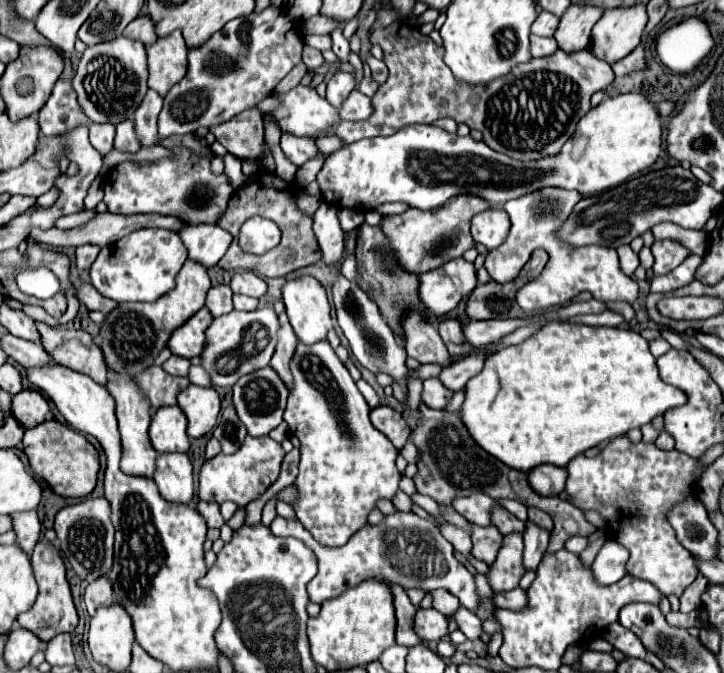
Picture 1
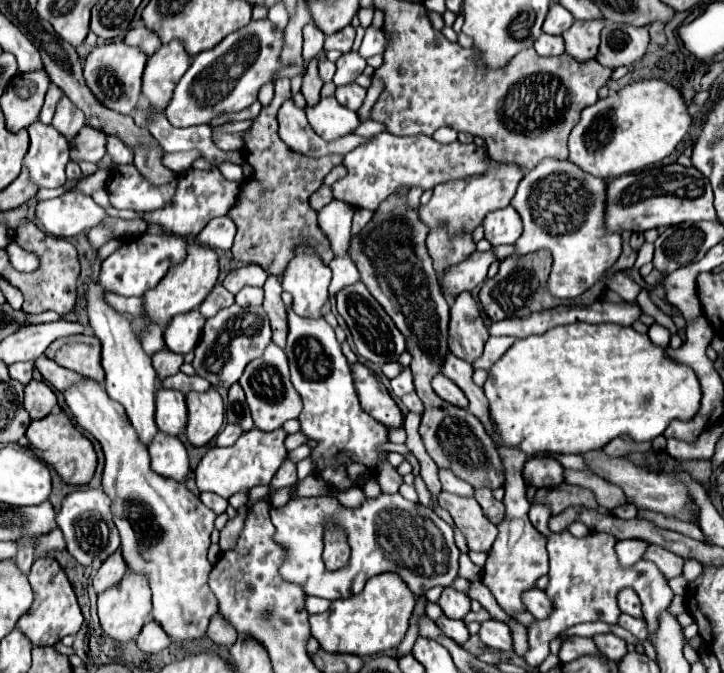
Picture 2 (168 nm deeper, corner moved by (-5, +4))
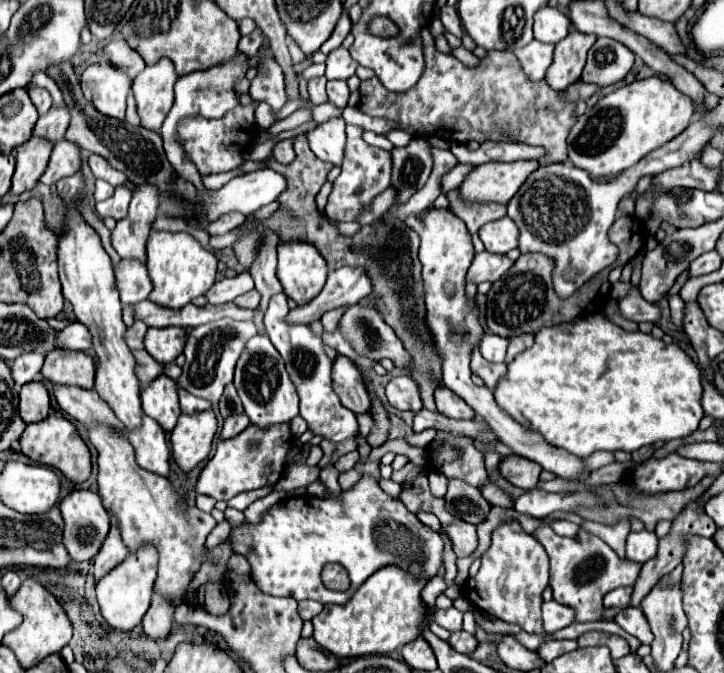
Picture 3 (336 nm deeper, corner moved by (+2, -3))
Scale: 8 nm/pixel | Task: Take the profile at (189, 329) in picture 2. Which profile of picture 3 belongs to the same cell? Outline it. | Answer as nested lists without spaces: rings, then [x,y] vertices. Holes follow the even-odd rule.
[[[149,327],[145,335],[145,349],[163,365],[173,363],[177,355],[183,353],[183,345],[187,341],[185,329],[179,327]]]

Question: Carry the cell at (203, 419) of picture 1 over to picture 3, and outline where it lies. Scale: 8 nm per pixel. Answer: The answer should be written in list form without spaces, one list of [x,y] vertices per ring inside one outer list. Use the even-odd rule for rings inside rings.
[[[213,409],[203,413],[181,413],[175,429],[171,431],[171,449],[177,465],[183,471],[191,471],[197,463],[201,463],[213,443],[213,435],[217,433],[217,419]]]

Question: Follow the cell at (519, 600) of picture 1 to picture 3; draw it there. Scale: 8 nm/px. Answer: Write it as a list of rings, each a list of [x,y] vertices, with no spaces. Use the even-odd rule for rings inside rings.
[[[545,601],[541,605],[541,617],[543,617],[543,629],[547,633],[555,633],[567,625],[573,623],[573,611],[557,601]]]

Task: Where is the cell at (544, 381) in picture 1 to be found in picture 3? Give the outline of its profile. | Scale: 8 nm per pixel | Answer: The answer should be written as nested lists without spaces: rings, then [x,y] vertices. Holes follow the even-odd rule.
[[[603,315],[577,317],[571,323],[543,327],[535,343],[507,363],[507,373],[497,381],[493,393],[497,405],[523,427],[541,433],[547,443],[577,457],[595,451],[637,451],[655,441],[671,441],[691,435],[701,417],[701,377],[691,357],[675,343],[665,345],[641,331],[629,333]]]

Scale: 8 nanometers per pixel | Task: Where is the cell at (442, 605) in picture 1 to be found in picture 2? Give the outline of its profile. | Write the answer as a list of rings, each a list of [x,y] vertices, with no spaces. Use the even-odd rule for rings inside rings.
[[[448,586],[442,592],[438,604],[448,618],[456,618],[456,620],[462,620],[470,612],[470,598],[464,592],[454,590],[452,586]]]

